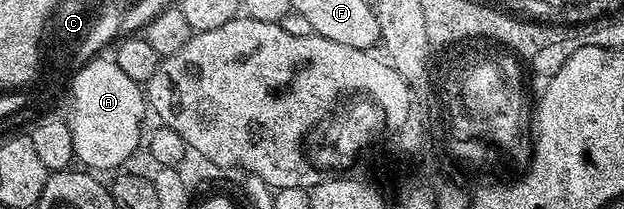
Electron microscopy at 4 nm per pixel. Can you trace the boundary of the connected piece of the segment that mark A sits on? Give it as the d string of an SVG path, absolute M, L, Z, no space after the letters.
M95 57L77 69L72 75L66 91L66 106L63 109L70 117L64 121L72 135L75 160L87 170L101 173L106 169L117 170L138 147L142 133L142 121L148 113L148 102L141 84L134 81L120 69L113 58Z

